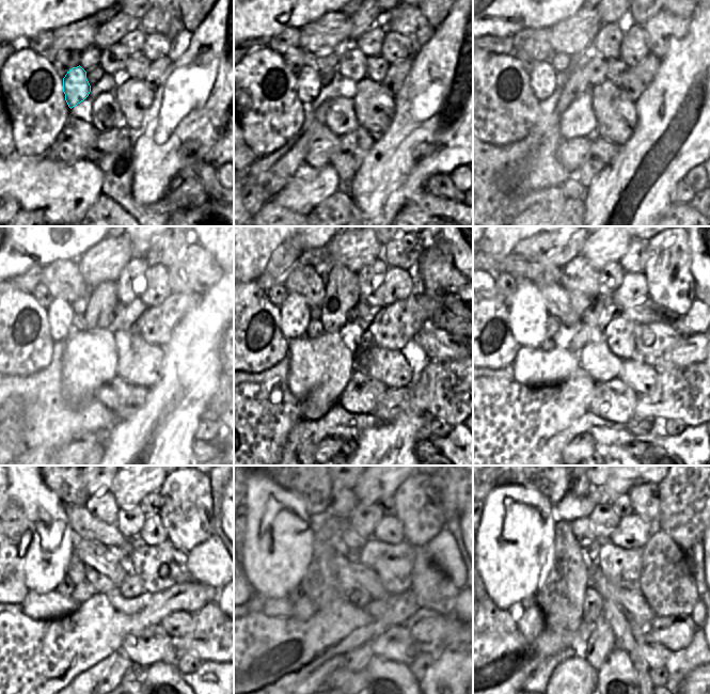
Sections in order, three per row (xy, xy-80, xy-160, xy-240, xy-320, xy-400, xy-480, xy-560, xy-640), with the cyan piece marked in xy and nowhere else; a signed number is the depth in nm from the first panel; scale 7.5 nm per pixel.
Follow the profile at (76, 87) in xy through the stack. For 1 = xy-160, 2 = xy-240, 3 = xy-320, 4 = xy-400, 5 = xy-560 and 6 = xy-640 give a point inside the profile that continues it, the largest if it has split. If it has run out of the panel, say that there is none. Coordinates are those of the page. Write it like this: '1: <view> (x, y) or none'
1: xy-160 (542, 77)
2: xy-240 (60, 312)
3: xy-320 (295, 314)
4: xy-400 (527, 313)
5: xy-560 (278, 547)
6: xy-640 (513, 553)

